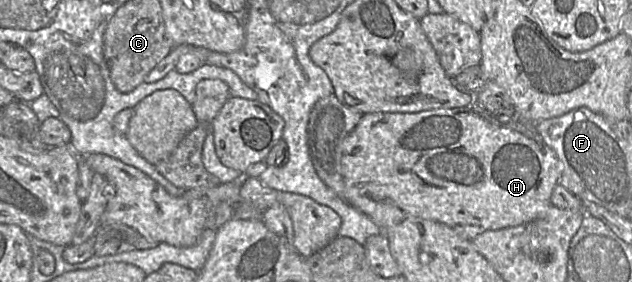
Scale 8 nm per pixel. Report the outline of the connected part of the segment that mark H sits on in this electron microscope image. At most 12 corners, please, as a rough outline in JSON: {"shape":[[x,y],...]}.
{"shape":[[475,101],[363,114],[344,200],[473,240],[535,220],[563,163]]}

